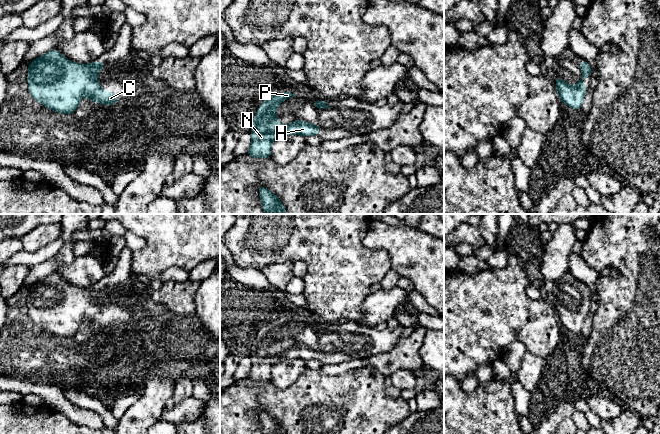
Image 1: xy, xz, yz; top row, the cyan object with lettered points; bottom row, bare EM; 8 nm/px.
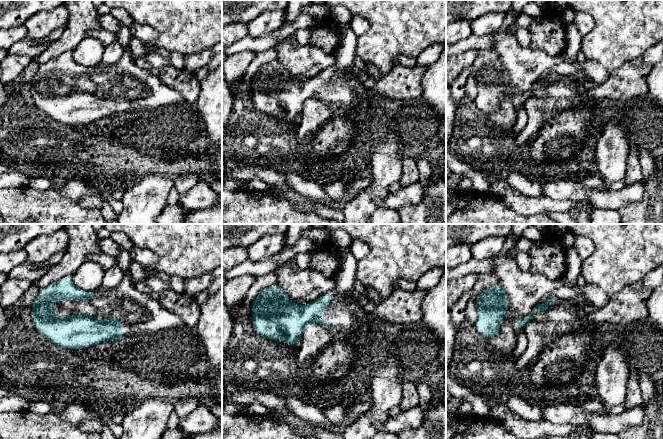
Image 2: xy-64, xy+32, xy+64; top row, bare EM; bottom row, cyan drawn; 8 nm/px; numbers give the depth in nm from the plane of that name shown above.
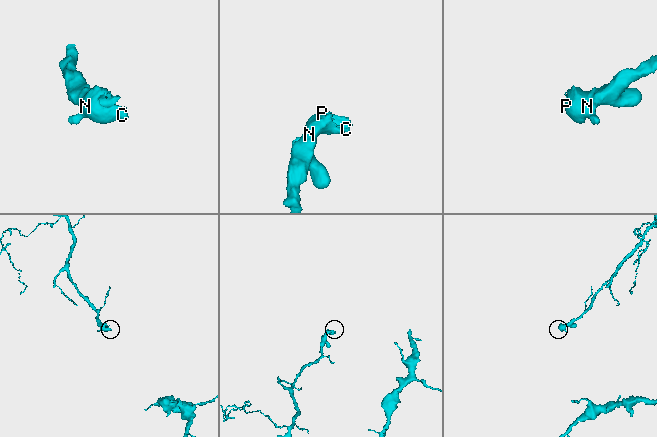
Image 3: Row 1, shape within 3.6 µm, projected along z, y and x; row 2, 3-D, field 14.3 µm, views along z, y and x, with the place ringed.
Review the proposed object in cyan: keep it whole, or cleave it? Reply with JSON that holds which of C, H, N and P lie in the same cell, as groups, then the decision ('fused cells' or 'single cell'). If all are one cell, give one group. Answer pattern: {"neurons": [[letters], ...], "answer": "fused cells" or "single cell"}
{"neurons": [["C", "H", "N", "P"]], "answer": "single cell"}

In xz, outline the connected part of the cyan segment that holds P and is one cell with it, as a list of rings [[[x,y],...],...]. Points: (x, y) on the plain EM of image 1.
[[[282,316],[266,323],[257,333],[251,354],[252,367],[246,380],[251,382],[271,382],[271,369],[282,359],[319,360],[321,350],[295,343],[285,351],[278,345],[275,335],[285,324],[294,321],[290,316]]]

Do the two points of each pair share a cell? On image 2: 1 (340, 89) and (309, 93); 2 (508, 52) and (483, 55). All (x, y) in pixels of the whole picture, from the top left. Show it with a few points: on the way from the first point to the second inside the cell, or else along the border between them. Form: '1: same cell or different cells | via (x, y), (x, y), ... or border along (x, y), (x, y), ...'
1: same cell | via (332, 89), (317, 89)
2: different cells | border along (491, 49), (499, 58)

